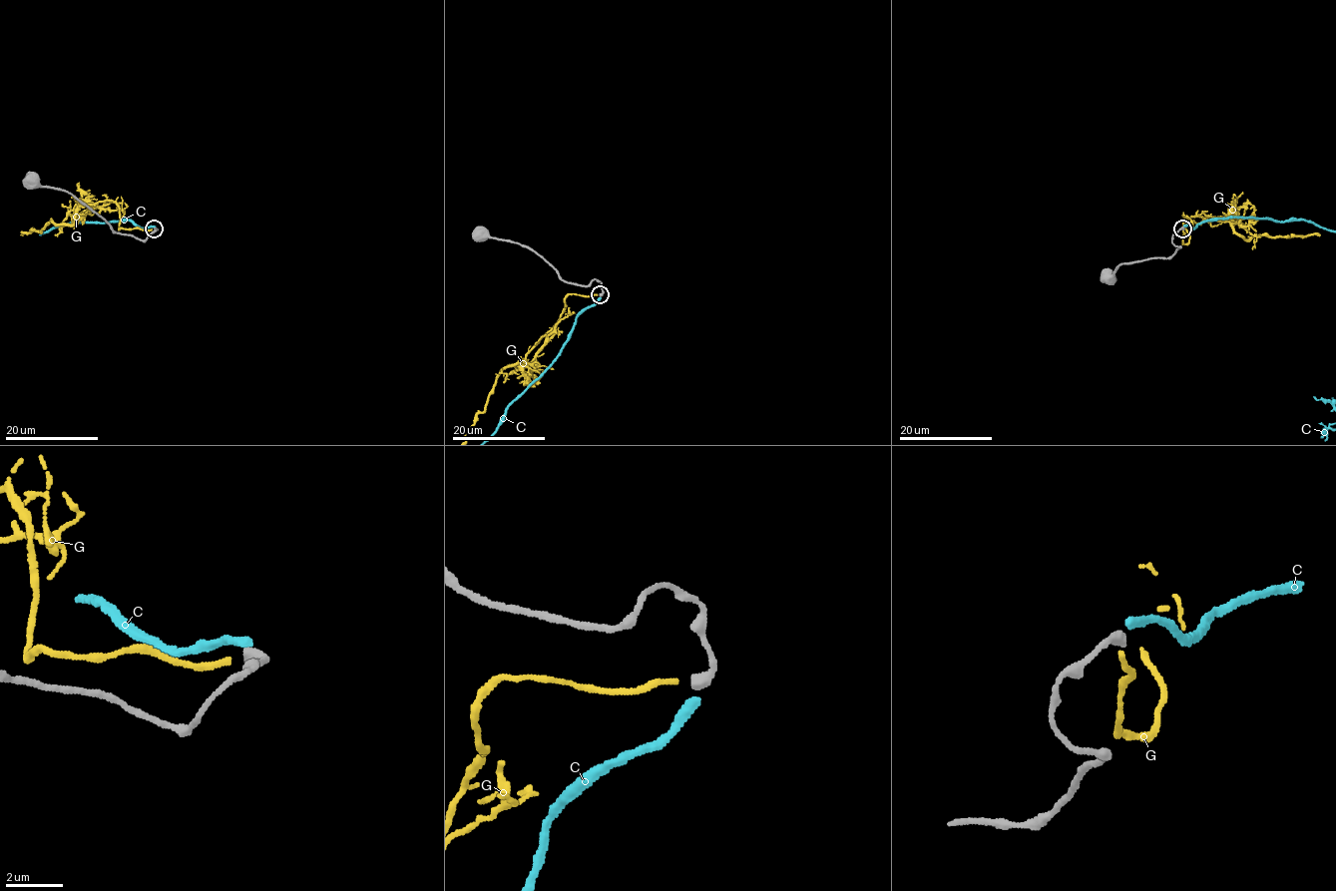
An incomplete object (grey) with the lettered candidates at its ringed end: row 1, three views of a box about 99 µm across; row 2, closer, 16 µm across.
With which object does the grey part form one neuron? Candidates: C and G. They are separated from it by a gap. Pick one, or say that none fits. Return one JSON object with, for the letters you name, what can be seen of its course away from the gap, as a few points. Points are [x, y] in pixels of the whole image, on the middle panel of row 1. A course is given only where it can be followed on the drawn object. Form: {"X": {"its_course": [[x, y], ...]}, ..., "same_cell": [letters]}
{"same_cell": ["G"]}

